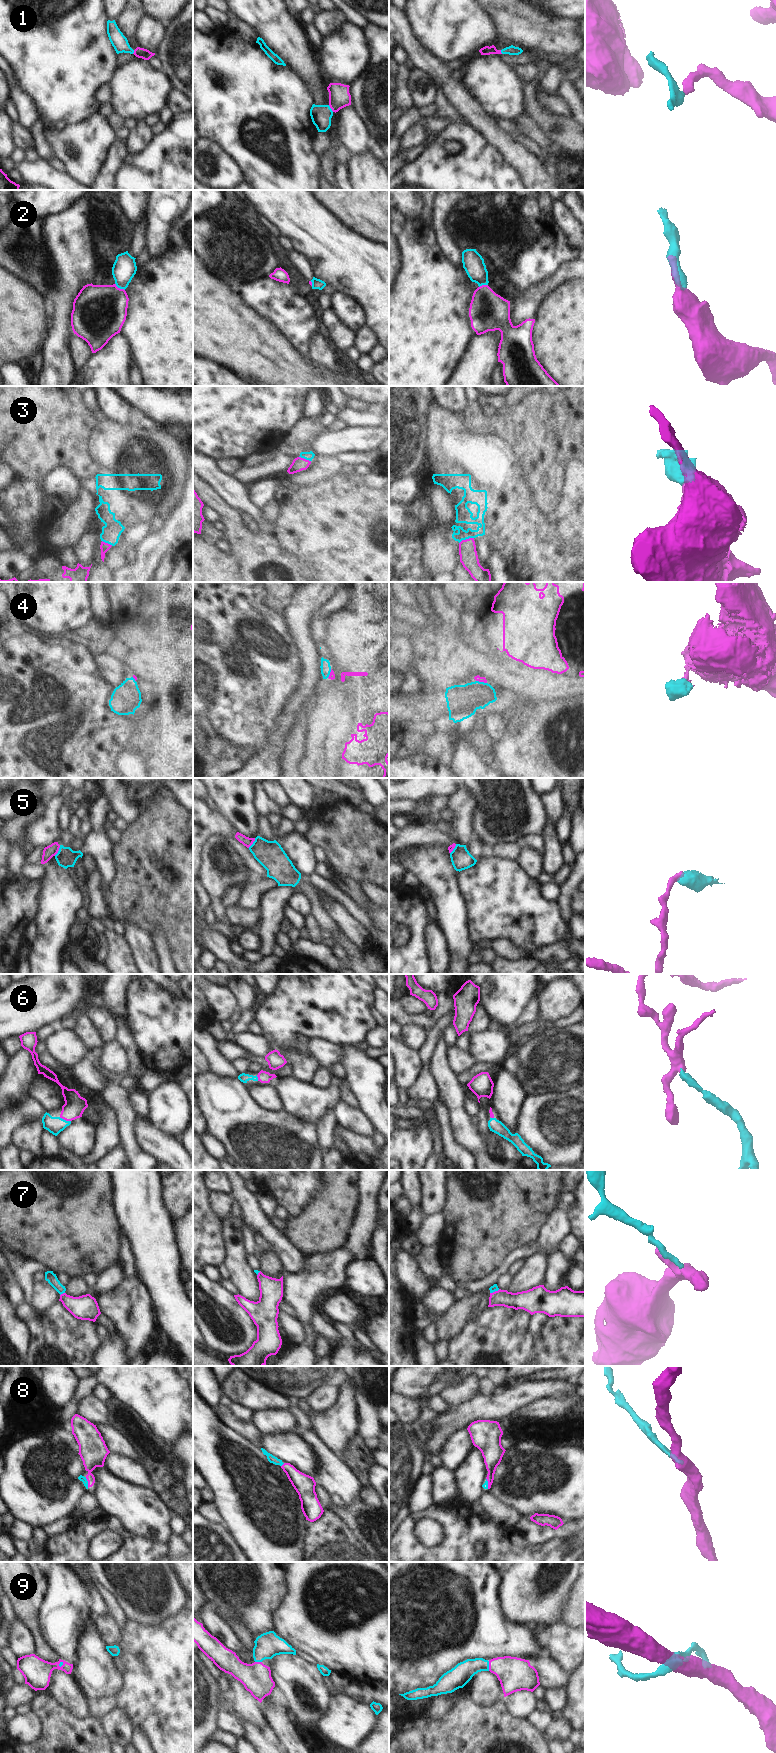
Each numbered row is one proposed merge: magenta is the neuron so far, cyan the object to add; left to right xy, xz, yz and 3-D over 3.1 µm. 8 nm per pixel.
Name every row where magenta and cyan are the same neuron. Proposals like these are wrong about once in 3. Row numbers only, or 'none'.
1, 2, 3, 6, 8, 9

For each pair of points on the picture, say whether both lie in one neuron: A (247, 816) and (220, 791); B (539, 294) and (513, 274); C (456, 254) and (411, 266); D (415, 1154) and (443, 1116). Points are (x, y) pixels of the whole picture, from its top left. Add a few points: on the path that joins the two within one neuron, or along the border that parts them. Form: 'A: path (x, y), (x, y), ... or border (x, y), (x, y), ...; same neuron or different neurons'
A: path (240, 809), (227, 796); same neuron
B: border (551, 275), (528, 287), (513, 299); different neurons
C: border (435, 235), (441, 251), (451, 261), (462, 267); different neurons
D: border (431, 1108), (440, 1124); different neurons

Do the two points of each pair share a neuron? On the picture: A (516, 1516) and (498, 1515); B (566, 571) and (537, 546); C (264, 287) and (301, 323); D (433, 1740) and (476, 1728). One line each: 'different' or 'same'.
A: same
B: same
C: same
D: same

